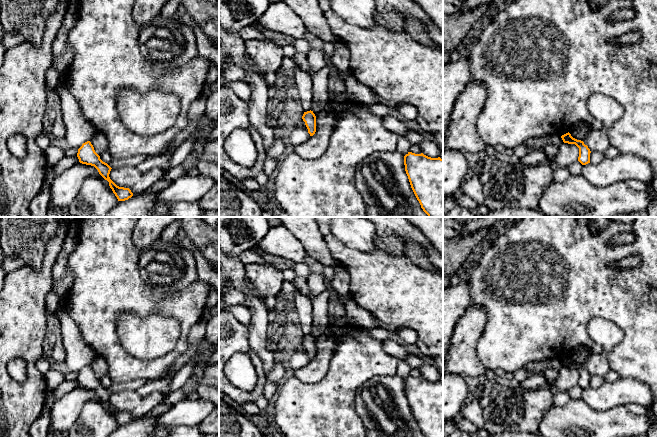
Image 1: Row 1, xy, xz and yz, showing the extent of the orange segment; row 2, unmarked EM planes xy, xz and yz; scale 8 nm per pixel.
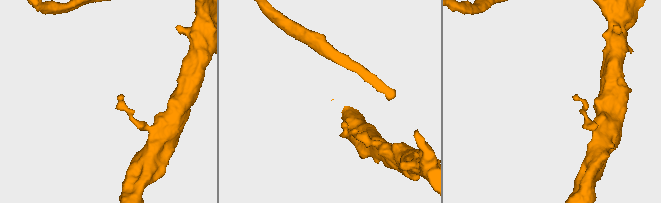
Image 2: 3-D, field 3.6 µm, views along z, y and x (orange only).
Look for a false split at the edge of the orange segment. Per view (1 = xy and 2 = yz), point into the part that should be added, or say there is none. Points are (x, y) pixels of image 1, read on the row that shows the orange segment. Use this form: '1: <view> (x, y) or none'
1: none
2: none

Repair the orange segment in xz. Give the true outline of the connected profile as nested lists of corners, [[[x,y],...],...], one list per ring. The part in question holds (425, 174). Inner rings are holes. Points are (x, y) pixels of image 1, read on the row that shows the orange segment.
[[[408,152],[404,165],[423,211],[428,217],[443,217],[443,159]]]

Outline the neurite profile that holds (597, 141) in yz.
[[[606,129],[591,130],[588,136],[582,140],[591,152],[602,153],[610,147]]]

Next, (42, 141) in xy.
[[[42,133],[41,135],[37,136],[36,138],[36,144],[42,149],[42,150],[46,150],[49,145],[50,145],[50,141],[48,136],[45,133]]]

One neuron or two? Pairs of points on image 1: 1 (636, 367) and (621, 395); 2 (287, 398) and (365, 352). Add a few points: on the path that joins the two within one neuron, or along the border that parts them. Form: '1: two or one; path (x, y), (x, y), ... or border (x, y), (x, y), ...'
1: two; border (620, 377), (632, 377), (646, 384)
2: one; path (306, 398), (319, 398), (346, 371)

